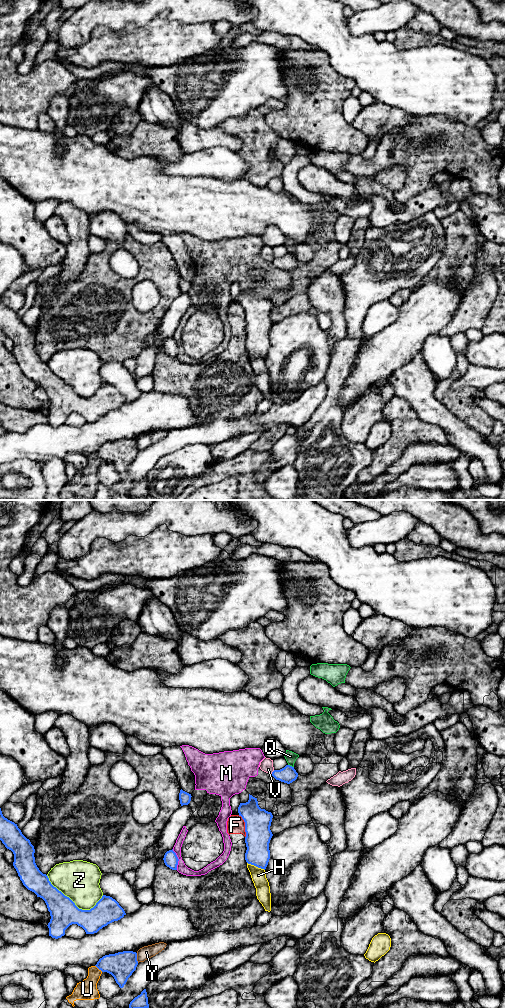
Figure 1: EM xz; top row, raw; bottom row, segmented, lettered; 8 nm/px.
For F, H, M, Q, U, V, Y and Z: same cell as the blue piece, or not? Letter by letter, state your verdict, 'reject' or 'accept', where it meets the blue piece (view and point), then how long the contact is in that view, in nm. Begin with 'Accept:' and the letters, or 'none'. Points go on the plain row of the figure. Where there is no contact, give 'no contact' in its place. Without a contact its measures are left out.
Accept: none
F: reject; meets blue in xz at (245, 314); contact 190 nm long
H: reject; meets blue in xz at (256, 354); contact 160 nm long
M: reject; meets blue in xz at (178, 347); contact 170 nm long
Q: reject; meets blue in xz at (291, 254); contact 50 nm long
U: reject; meets blue in xz at (99, 457); contact 80 nm long
V: reject; meets blue in xz at (272, 260); contact 40 nm long
Y: reject; meets blue in xz at (136, 446); contact 80 nm long
Z: reject; meets blue in xz at (74, 391); contact 500 nm long

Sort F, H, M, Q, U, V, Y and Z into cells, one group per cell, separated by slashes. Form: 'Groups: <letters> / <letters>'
Groups: F / H / M / Q / U / V / Y / Z

